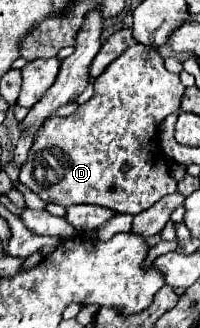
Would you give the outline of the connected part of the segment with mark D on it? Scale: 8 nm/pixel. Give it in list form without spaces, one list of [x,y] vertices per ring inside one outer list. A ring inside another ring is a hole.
[[[135,43],[95,79],[95,93],[85,105],[69,117],[47,121],[43,135],[33,141],[19,181],[43,201],[63,207],[89,203],[131,215],[149,209],[177,189],[157,141],[157,125],[169,113],[181,111],[183,93],[183,83],[165,69],[159,51]]]

